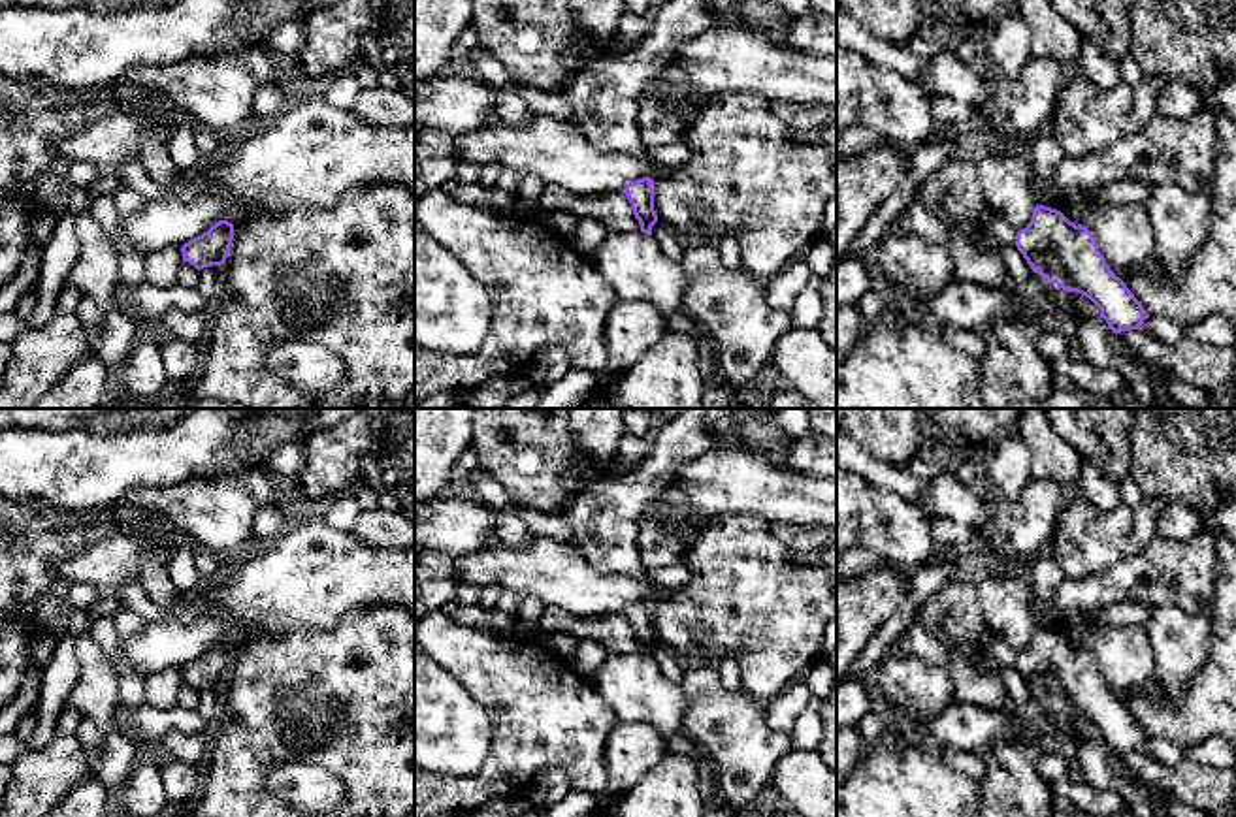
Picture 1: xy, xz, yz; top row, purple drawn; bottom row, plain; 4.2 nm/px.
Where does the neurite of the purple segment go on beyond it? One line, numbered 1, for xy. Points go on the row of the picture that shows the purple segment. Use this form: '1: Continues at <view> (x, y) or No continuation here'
1: No continuation here

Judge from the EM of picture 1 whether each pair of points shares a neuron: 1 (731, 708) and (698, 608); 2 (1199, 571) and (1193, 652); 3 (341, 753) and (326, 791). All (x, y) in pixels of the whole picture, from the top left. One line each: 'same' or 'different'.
1: different
2: different
3: different

